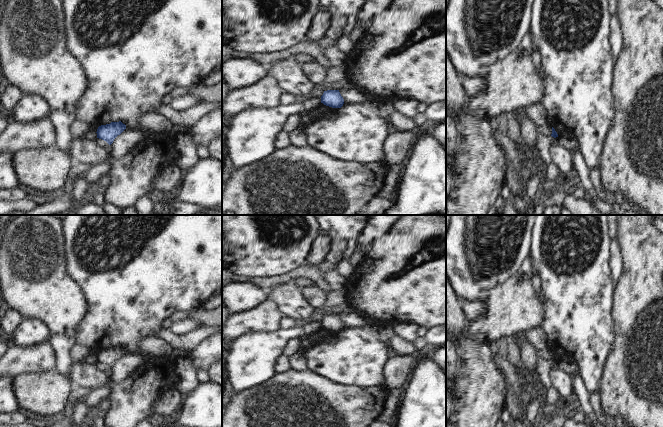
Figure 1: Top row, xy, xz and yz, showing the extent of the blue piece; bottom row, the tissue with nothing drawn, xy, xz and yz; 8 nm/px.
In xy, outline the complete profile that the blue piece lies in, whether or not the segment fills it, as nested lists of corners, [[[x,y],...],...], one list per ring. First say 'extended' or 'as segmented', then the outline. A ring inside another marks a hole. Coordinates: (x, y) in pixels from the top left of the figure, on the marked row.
as segmented | [[[121,121],[111,122],[110,124],[101,125],[97,129],[97,138],[106,141],[111,145],[114,139],[126,129],[126,125]]]

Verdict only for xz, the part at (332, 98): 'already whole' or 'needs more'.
already whole

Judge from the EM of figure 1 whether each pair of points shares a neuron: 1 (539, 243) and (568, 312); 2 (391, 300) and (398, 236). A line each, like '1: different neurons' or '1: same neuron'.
1: same neuron
2: same neuron

